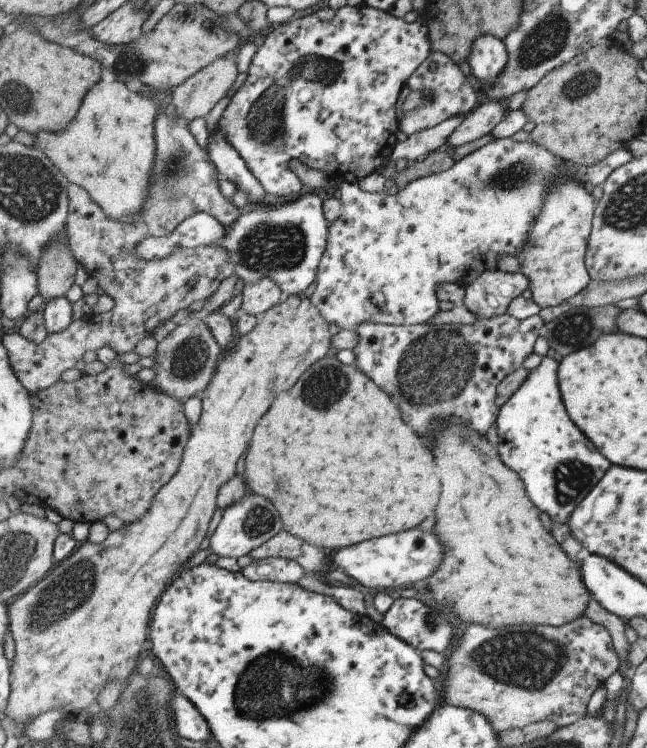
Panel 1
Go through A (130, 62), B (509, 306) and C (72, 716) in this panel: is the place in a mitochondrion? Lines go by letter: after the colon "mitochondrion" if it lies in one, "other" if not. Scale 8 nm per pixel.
A: mitochondrion
B: other
C: other

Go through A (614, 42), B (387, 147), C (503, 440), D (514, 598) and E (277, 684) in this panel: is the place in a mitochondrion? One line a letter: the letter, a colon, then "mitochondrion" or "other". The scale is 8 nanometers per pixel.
A: other
B: other
C: other
D: other
E: mitochondrion

